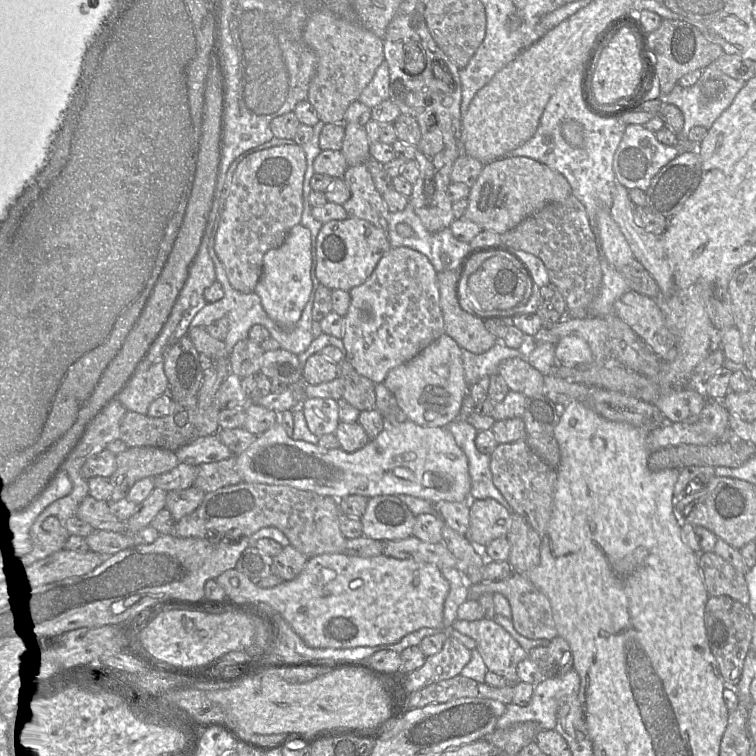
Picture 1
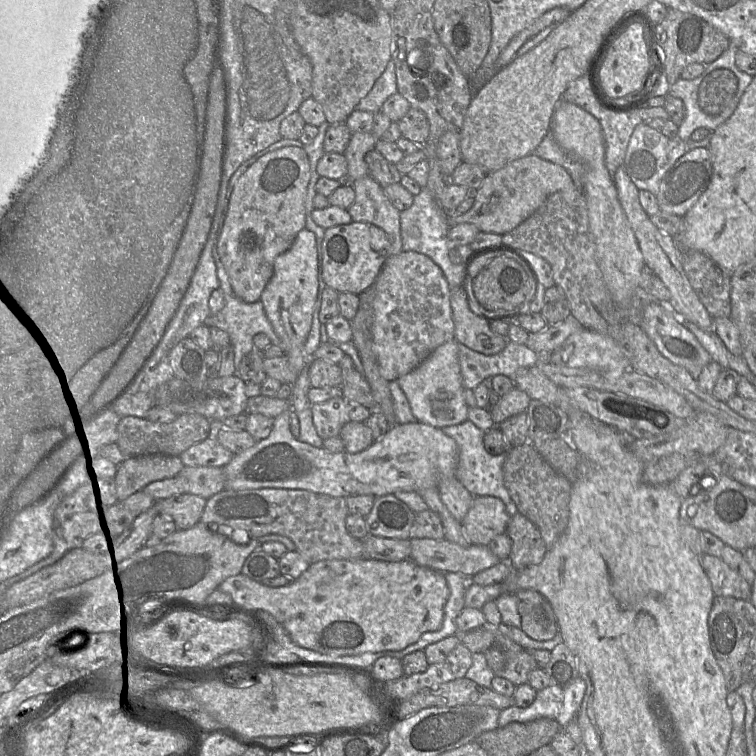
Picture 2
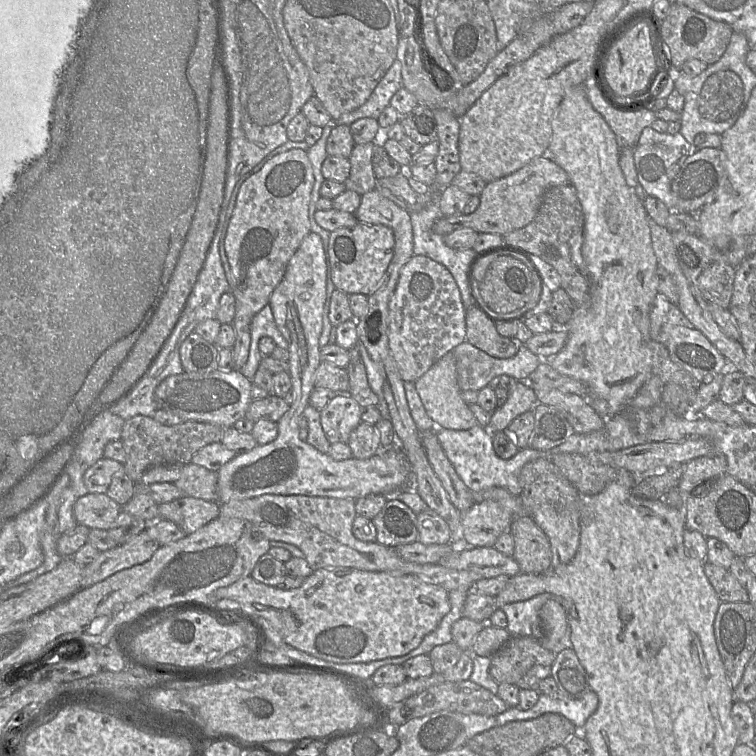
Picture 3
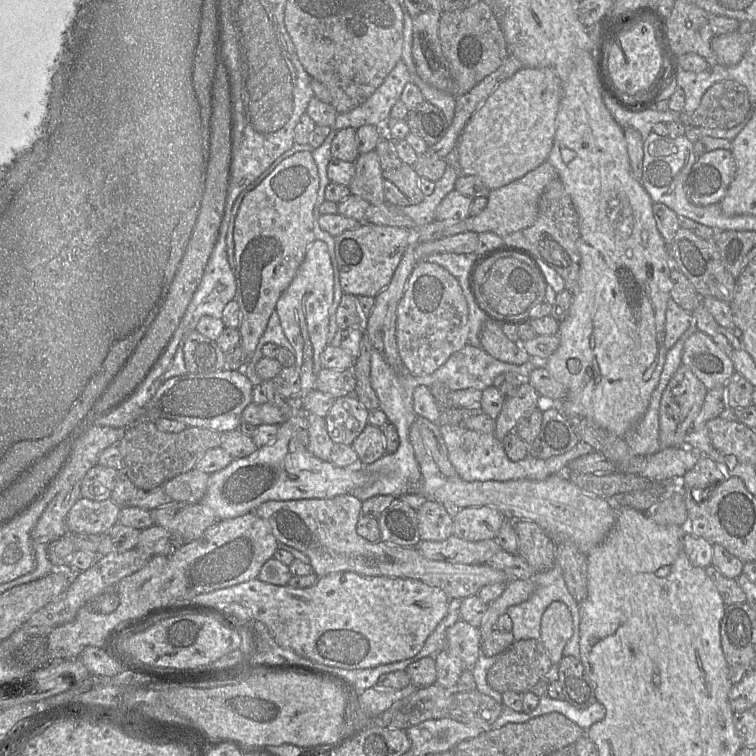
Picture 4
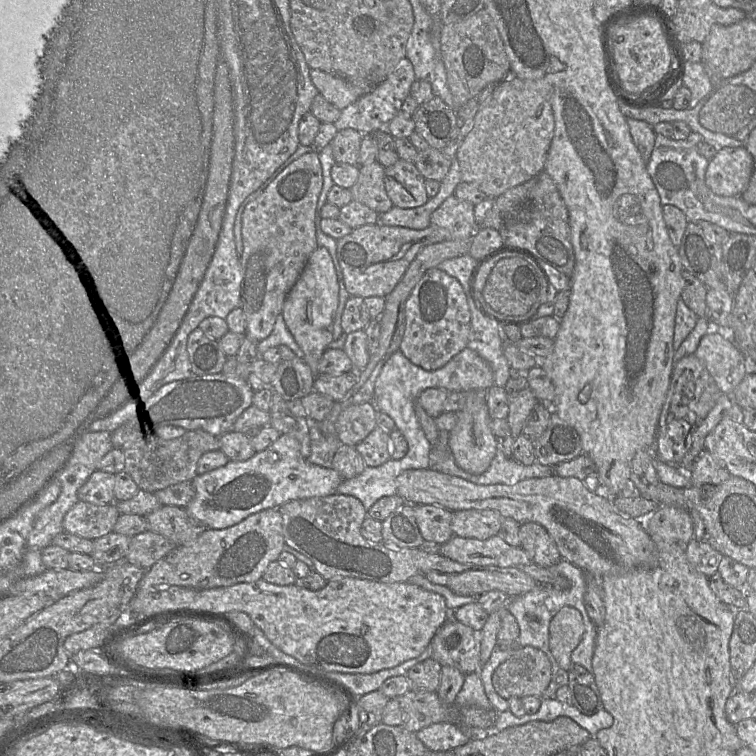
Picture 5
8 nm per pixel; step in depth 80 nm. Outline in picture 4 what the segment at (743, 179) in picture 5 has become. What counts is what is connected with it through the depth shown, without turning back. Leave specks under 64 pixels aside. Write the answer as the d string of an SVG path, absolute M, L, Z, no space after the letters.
M715 149L699 155L684 184L687 198L698 206L719 203L727 193L735 171L730 150Z

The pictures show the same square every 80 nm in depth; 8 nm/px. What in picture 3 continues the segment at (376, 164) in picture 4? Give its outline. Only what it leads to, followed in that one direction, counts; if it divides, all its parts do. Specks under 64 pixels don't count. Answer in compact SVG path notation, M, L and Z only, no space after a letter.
M375 143L356 144L349 157L350 175L345 181L347 190L363 195L376 189L377 178L374 174L372 157Z

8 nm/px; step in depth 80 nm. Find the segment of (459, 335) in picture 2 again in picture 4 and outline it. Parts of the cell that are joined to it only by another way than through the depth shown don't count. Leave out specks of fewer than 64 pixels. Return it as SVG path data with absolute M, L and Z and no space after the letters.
M488 319L480 332L480 347L495 359L510 364L521 365L531 358L520 342L509 340L502 326Z

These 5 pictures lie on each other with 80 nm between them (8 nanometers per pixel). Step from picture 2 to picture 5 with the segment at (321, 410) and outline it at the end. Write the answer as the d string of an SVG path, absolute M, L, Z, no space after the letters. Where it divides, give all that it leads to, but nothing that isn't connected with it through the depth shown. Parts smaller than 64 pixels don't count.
M371 403L353 405L342 411L336 421L336 436L343 445L355 447L376 427L379 410Z

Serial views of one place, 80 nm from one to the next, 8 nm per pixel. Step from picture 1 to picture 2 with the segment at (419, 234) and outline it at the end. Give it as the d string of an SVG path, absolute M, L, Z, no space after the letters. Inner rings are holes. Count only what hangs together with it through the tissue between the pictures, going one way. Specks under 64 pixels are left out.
M427 188L414 196L410 208L400 213L401 236L403 251L414 251L425 254L437 264L447 279L451 289L464 288L464 267L472 252L470 245L457 245L448 237L450 229L449 213L445 211L439 200L435 199ZM416 226L420 230L420 236L409 236L409 227Z

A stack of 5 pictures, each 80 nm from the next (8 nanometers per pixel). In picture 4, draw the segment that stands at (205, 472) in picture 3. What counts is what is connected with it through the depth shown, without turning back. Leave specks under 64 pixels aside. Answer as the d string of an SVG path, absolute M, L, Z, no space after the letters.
M194 468L168 480L162 487L172 501L200 503L205 495L209 477L209 474Z

